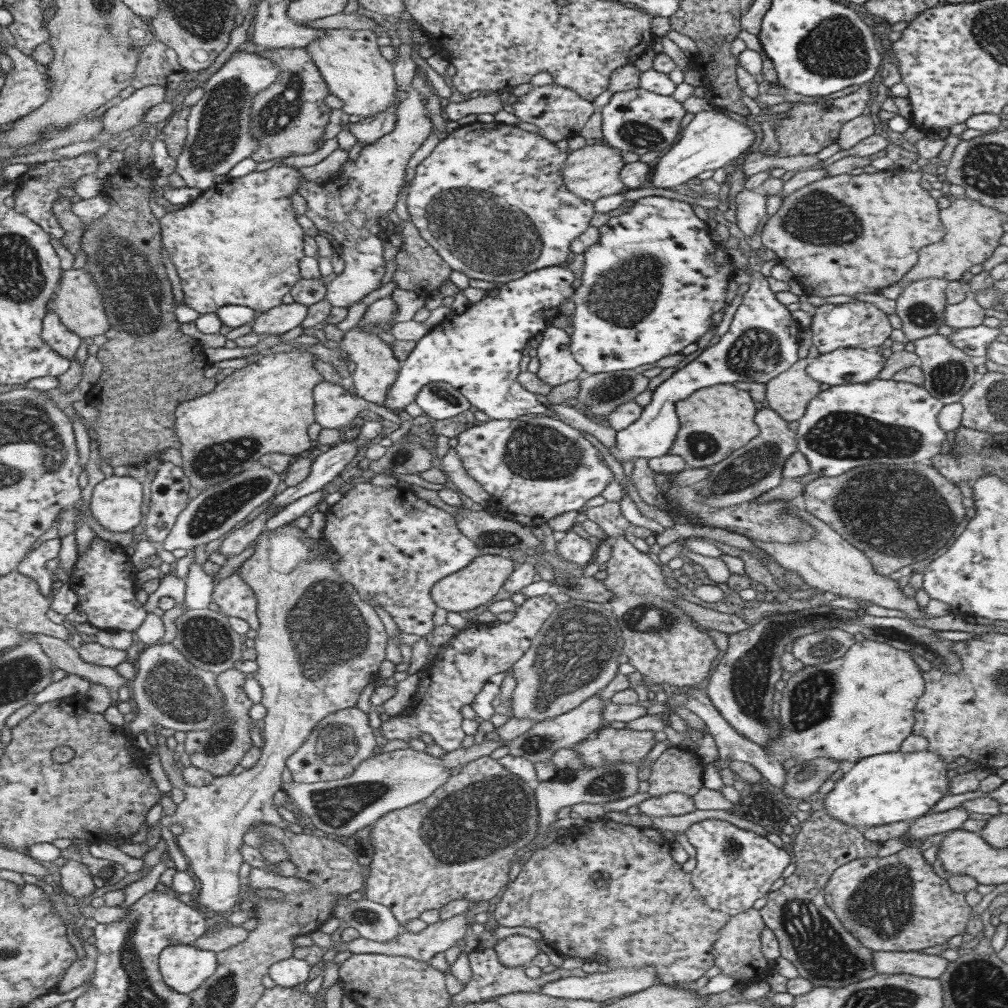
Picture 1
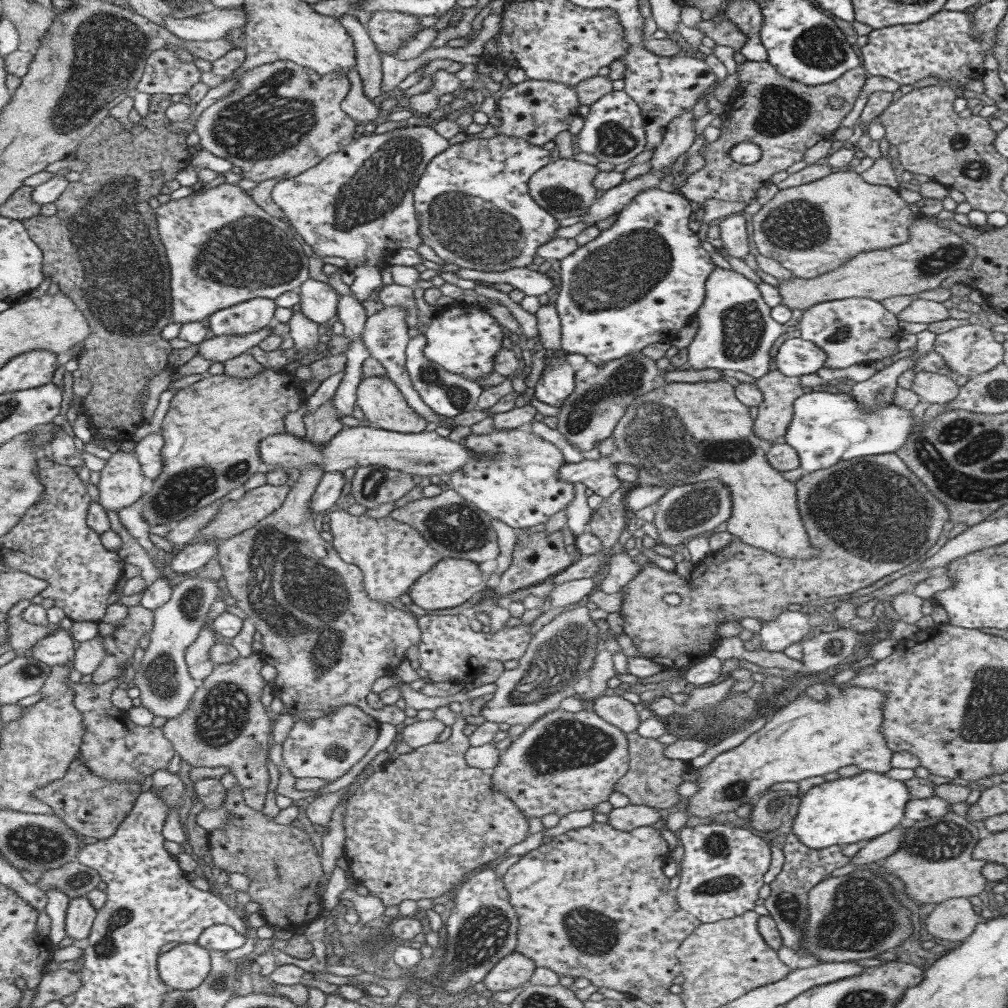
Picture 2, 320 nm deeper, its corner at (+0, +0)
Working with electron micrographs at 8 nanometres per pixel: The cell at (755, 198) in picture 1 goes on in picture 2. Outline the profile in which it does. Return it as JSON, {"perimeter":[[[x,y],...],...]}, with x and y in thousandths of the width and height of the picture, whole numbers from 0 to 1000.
{"perimeter":[[[735,211],[717,216],[712,225],[715,244],[723,253],[729,256],[737,256],[742,251],[742,246],[739,217]]]}

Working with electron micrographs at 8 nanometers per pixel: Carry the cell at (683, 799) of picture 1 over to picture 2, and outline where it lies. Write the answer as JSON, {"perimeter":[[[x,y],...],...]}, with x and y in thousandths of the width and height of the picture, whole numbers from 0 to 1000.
{"perimeter":[[[622,799],[607,802],[602,808],[601,816],[610,823],[625,824],[635,819],[654,817],[654,803],[647,800]]]}

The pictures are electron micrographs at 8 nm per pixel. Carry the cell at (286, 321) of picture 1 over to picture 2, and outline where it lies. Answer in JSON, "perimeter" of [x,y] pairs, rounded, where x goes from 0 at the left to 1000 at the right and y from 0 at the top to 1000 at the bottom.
{"perimeter":[[[272,319],[258,325],[249,331],[219,331],[203,336],[194,343],[194,351],[210,357],[211,359],[223,359],[239,350],[247,348],[250,343],[259,339],[267,333],[267,326],[270,326]]]}

